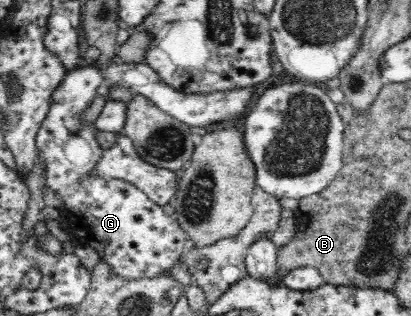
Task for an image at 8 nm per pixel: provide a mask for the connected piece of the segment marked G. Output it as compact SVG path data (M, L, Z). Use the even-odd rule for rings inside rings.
M88 66L88 68L78 68L74 72L67 73L61 81L60 87L52 92L50 110L36 134L38 151L36 159L40 163L44 163L46 187L56 191L56 195L64 201L64 206L60 210L63 219L56 224L40 220L34 226L34 237L42 245L44 236L48 232L58 230L62 235L70 237L76 244L94 248L100 256L100 261L108 263L110 271L116 273L122 280L156 278L158 275L168 272L178 262L180 256L190 245L189 236L183 228L180 228L178 221L173 216L166 215L162 206L150 200L133 184L119 178L104 178L91 174L104 151L96 139L98 129L94 127L94 124L81 122L81 118L83 112L91 105L93 98L97 96L96 90L103 84L106 84L106 81L101 68Z

